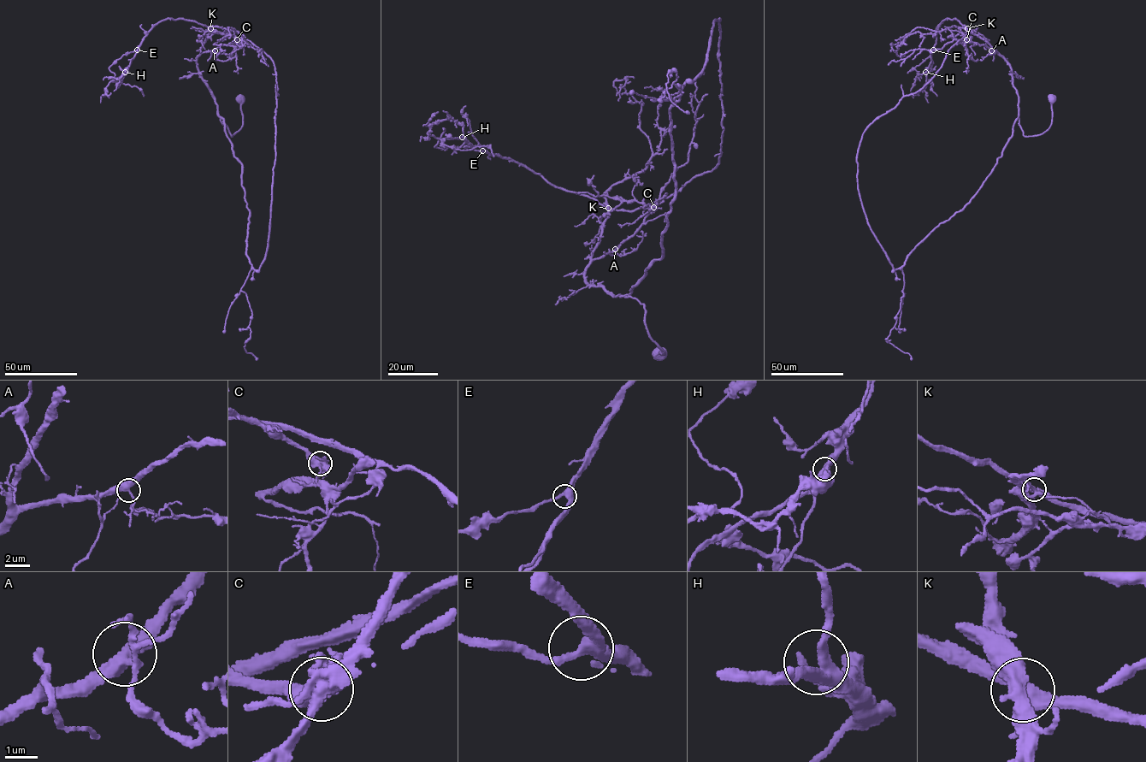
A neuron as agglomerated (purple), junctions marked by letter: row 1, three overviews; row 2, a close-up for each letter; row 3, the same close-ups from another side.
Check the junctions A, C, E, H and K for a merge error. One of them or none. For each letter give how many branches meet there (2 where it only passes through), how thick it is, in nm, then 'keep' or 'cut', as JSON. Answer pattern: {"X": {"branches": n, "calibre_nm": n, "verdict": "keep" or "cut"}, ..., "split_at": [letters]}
{"A": {"branches": 3, "calibre_nm": 400, "verdict": "keep"}, "C": {"branches": 4, "calibre_nm": 440, "verdict": "cut"}, "E": {"branches": 3, "calibre_nm": 380, "verdict": "keep"}, "H": {"branches": 3, "calibre_nm": 320, "verdict": "keep"}, "K": {"branches": 4, "calibre_nm": 360, "verdict": "keep"}, "split_at": ["C"]}

